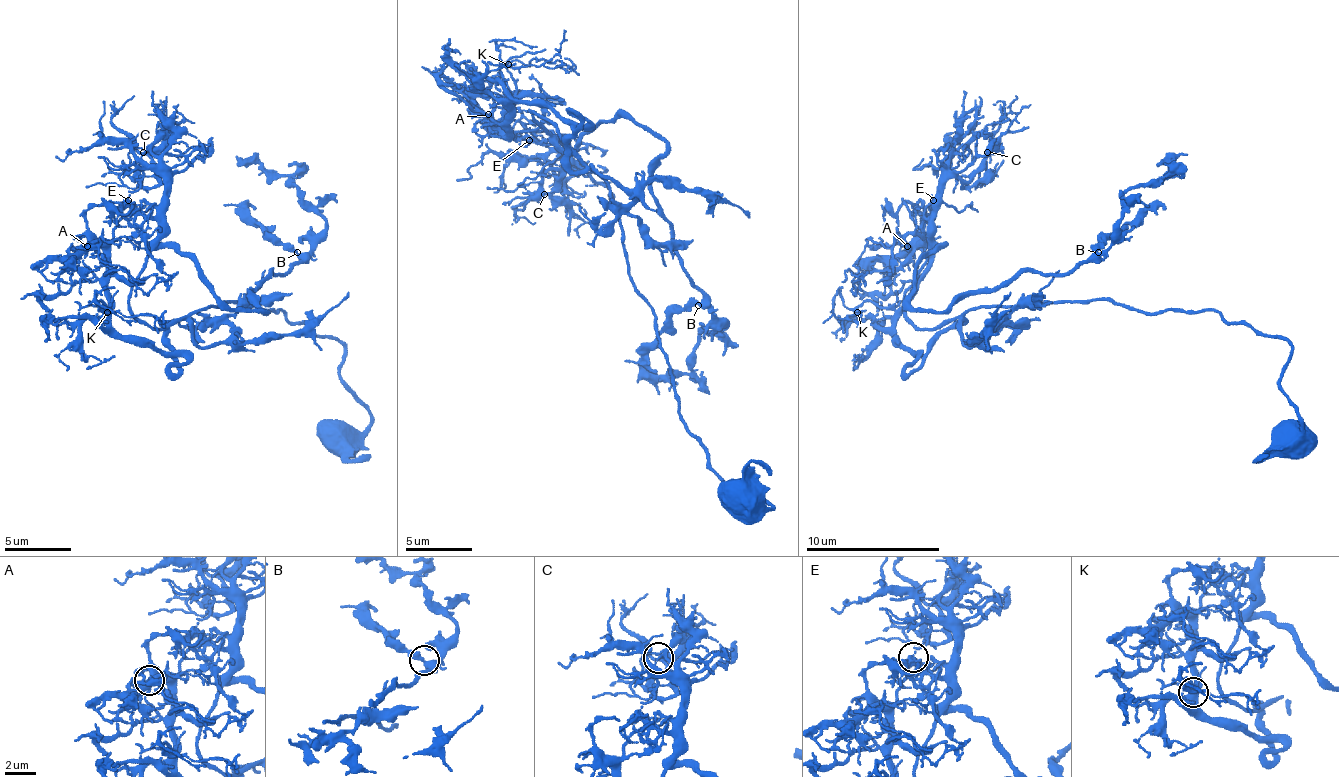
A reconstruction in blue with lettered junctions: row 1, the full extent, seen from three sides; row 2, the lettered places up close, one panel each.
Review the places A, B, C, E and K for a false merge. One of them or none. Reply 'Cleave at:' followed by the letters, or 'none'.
Cleave at: E

